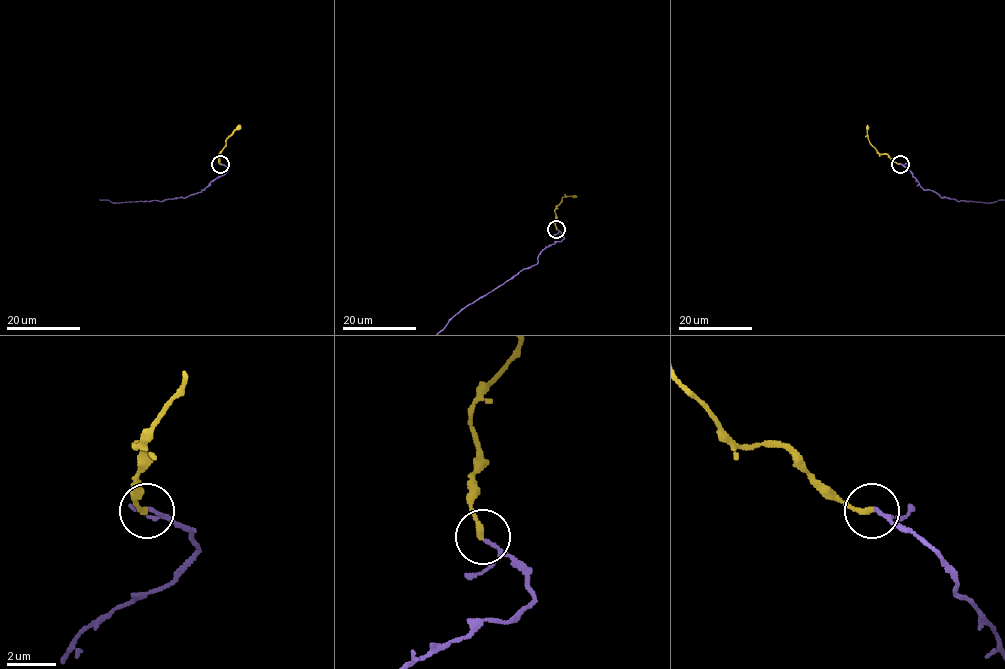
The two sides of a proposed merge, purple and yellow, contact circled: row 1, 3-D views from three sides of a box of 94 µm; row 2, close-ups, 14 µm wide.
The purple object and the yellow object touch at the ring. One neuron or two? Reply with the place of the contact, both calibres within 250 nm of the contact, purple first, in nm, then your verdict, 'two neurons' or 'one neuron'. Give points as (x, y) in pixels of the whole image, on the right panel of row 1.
(900, 164) | 90/220 nm | one neuron

